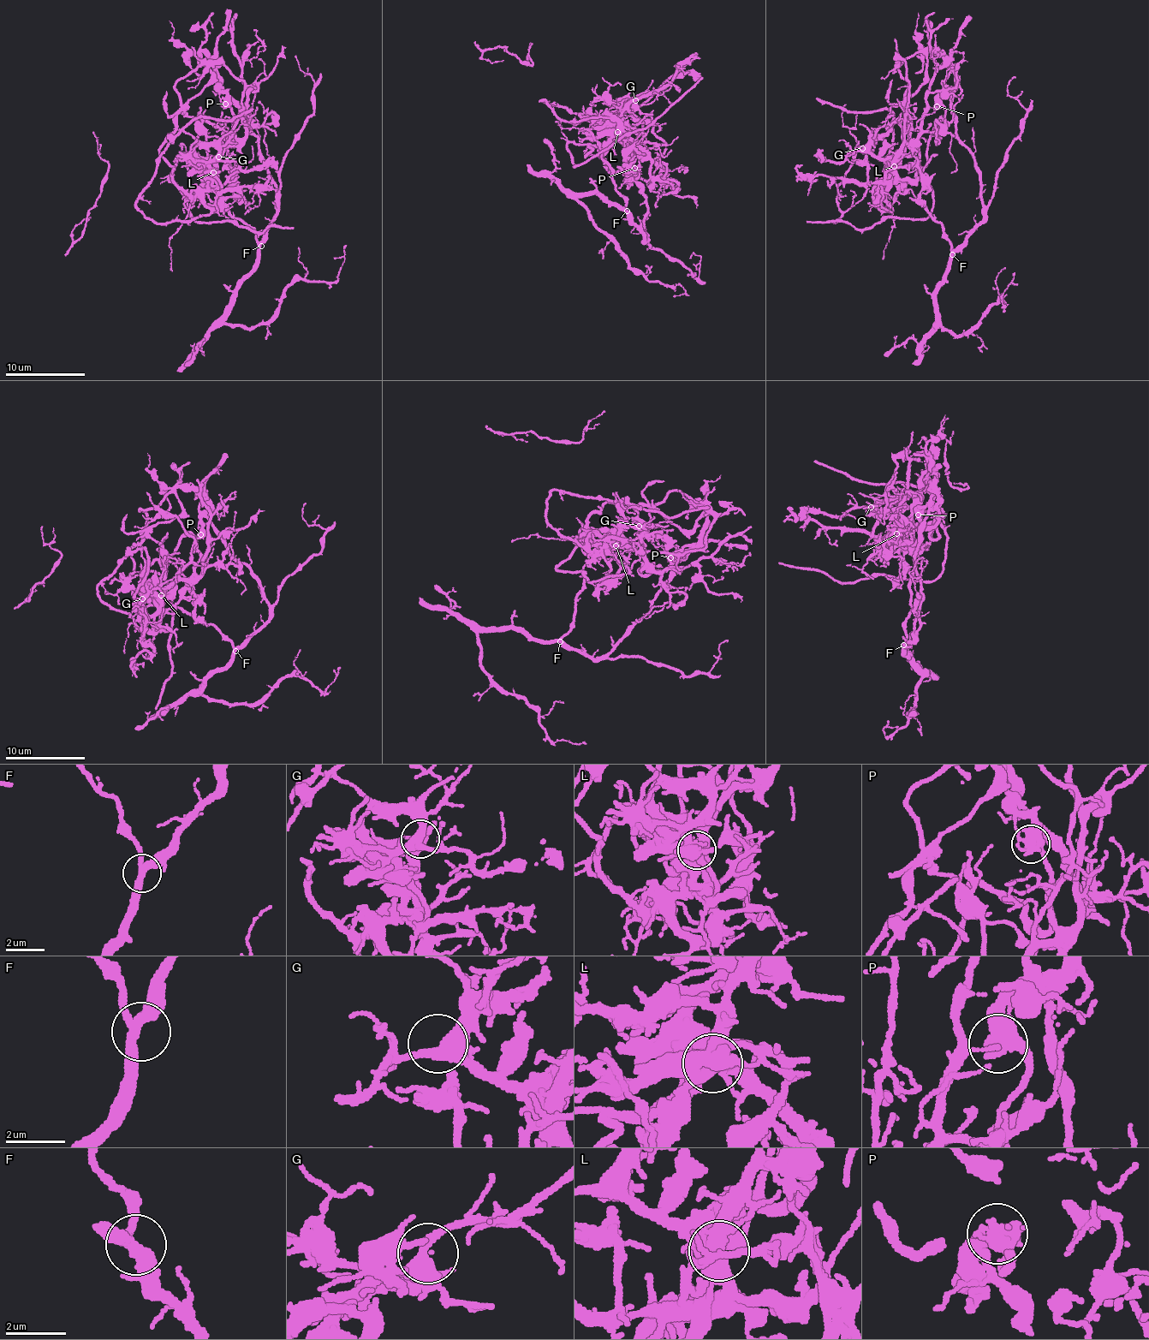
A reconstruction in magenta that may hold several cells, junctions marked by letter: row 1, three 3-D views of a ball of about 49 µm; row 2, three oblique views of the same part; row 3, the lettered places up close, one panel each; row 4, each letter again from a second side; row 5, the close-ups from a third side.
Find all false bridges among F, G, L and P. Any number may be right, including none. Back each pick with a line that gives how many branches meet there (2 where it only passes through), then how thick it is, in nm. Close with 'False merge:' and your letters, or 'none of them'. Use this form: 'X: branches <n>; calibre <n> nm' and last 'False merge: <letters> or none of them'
L: branches 4; calibre 550 nm
P: branches 3; calibre 420 nm
False merge: L, P

